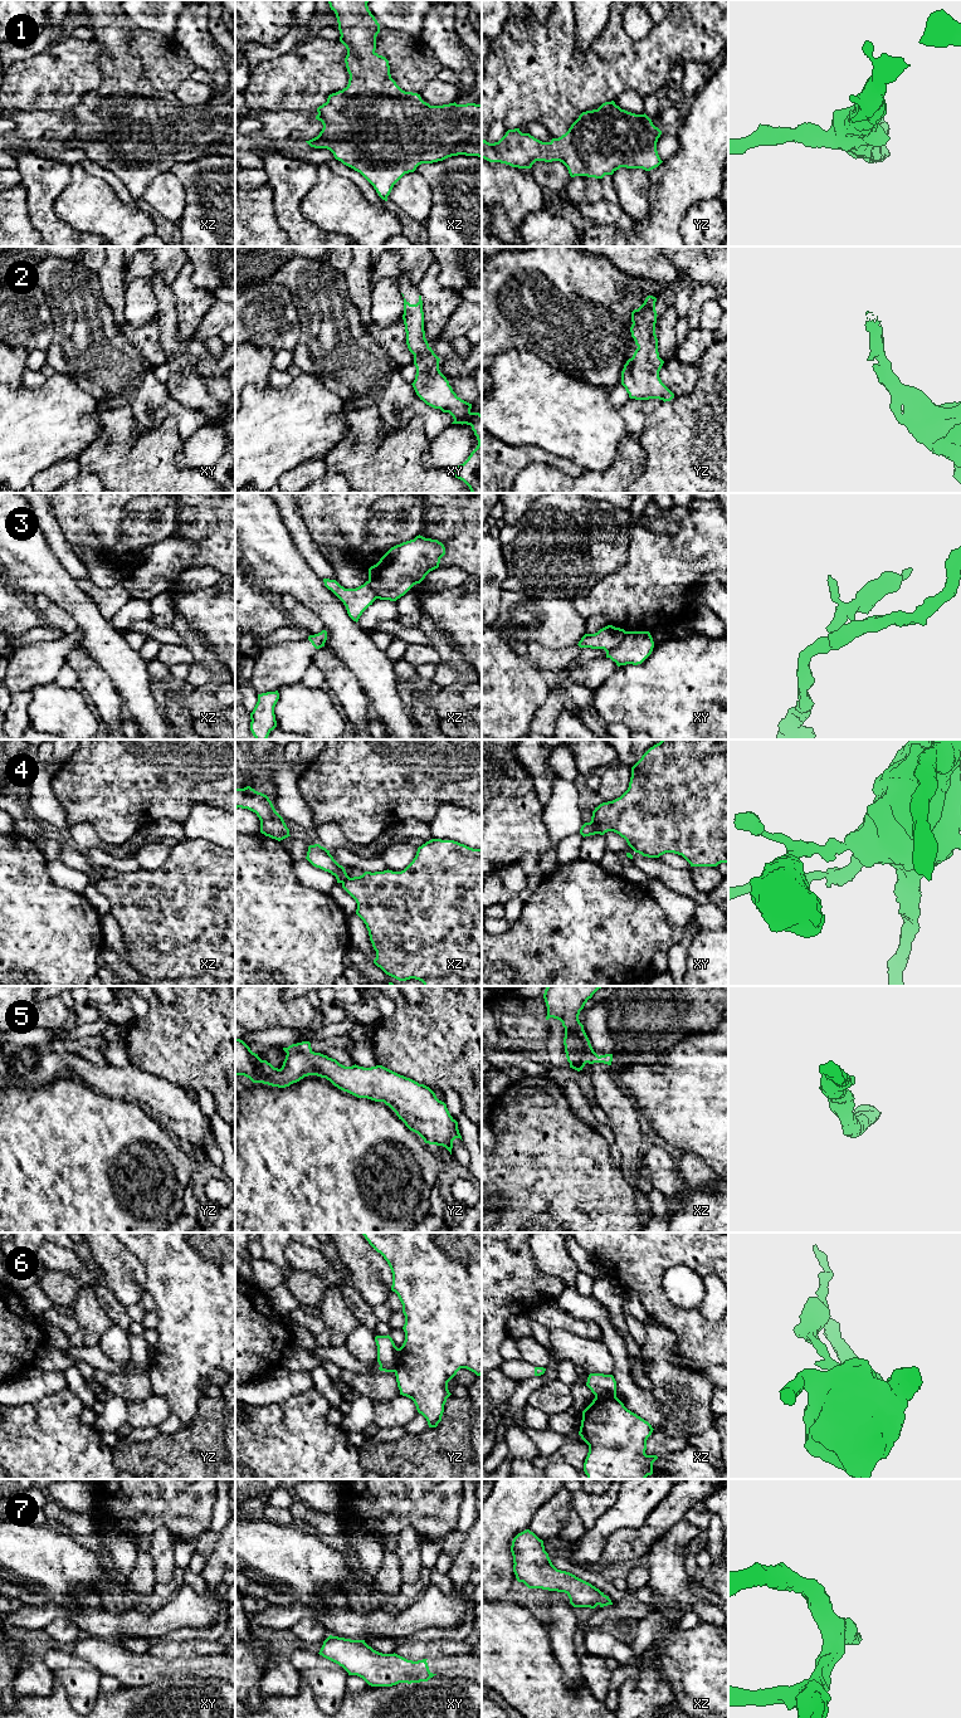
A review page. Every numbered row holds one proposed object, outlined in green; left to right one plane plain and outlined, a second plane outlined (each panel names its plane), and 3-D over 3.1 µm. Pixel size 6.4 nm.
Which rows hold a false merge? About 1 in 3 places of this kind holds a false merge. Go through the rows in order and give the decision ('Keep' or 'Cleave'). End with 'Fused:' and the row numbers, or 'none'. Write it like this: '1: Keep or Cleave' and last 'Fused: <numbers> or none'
1: Keep
2: Keep
3: Cleave
4: Cleave
5: Cleave
6: Cleave
7: Keep
Fused: 3, 4, 5, 6

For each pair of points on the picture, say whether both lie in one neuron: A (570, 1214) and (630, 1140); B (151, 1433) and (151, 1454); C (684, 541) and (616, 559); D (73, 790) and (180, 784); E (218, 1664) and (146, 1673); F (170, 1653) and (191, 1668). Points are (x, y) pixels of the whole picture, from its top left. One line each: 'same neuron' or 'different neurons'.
A: different neurons
B: different neurons
C: different neurons
D: same neuron
E: same neuron
F: different neurons

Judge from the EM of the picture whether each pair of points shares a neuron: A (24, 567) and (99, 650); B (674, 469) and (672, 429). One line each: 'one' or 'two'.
A: one
B: one

